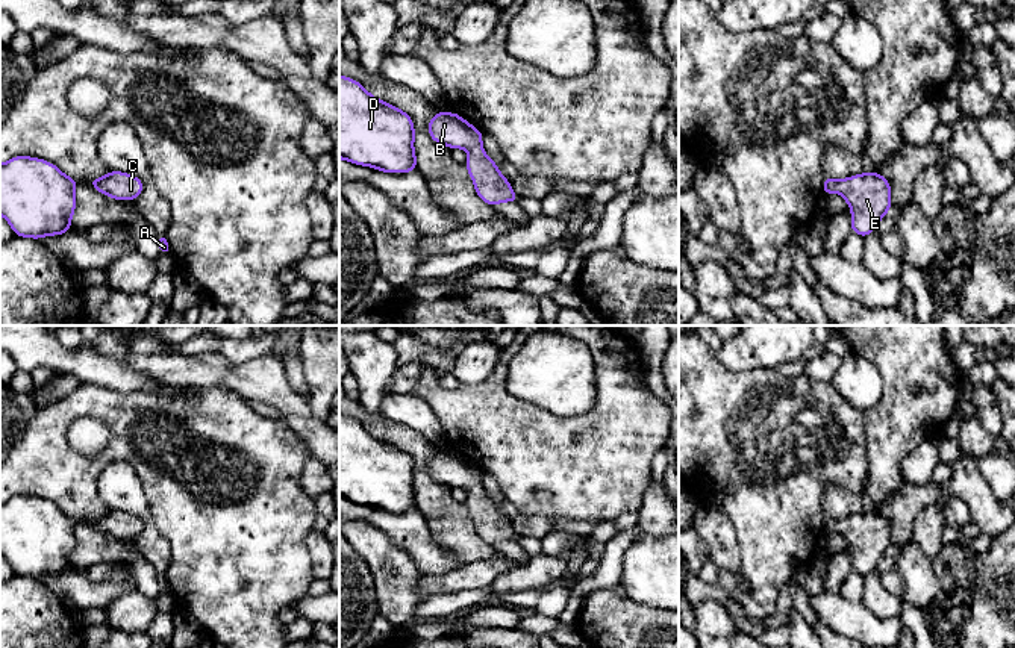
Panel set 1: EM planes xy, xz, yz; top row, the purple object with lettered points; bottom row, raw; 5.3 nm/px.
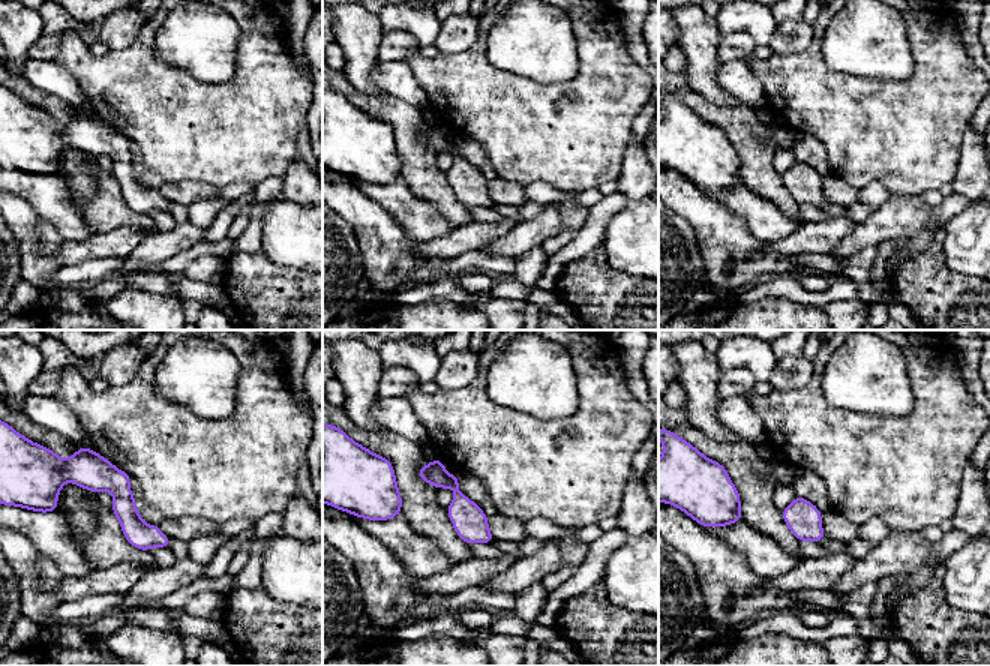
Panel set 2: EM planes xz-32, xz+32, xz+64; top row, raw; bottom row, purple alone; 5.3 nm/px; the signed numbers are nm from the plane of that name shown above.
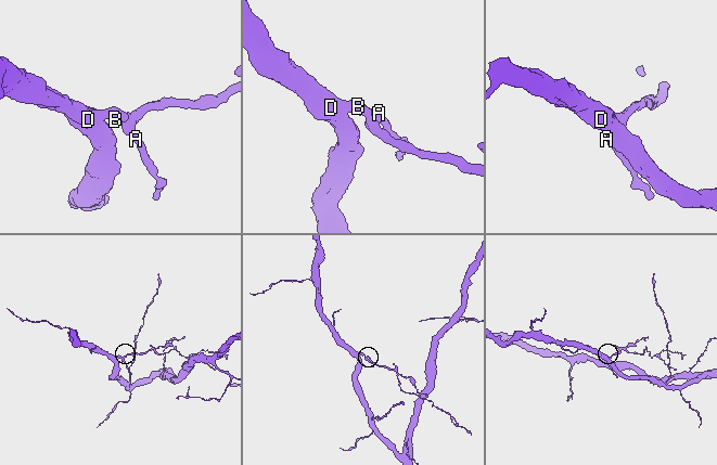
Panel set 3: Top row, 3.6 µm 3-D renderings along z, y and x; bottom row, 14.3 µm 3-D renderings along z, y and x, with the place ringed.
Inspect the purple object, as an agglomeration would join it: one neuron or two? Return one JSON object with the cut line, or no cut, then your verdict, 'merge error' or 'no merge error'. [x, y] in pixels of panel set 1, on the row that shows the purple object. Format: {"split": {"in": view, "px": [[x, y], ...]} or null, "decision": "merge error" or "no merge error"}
{"split": null, "decision": "no merge error"}

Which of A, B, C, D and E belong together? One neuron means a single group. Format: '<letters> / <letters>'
A B C D E

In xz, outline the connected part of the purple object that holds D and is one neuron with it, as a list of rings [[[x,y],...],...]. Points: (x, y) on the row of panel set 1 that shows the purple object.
[[[339,74],[339,159],[383,173],[417,170],[414,120]]]

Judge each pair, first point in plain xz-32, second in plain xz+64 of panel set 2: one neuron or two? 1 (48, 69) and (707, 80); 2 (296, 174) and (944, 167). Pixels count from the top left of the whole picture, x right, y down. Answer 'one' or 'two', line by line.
1: two
2: two

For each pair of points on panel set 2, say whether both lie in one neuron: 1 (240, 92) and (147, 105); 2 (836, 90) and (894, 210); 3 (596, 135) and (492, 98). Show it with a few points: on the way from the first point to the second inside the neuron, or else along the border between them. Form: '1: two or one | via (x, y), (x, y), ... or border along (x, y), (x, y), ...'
1: one | via (218, 105), (170, 105)
2: two | border along (893, 194), (914, 194), (917, 197)
3: one | via (570, 135), (531, 132), (518, 122)

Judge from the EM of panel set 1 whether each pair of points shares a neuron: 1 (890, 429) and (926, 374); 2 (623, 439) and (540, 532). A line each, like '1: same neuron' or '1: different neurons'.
1: same neuron
2: different neurons

